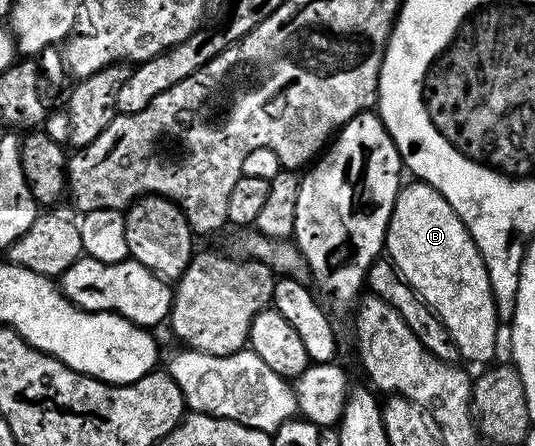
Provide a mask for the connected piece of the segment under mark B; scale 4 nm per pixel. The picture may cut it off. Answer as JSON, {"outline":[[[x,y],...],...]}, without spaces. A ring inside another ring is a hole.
{"outline":[[[425,182],[409,183],[397,193],[396,206],[390,212],[392,227],[386,230],[387,253],[404,279],[436,311],[442,324],[450,328],[461,359],[491,363],[496,354],[498,319],[486,264],[466,224],[447,200]]]}

